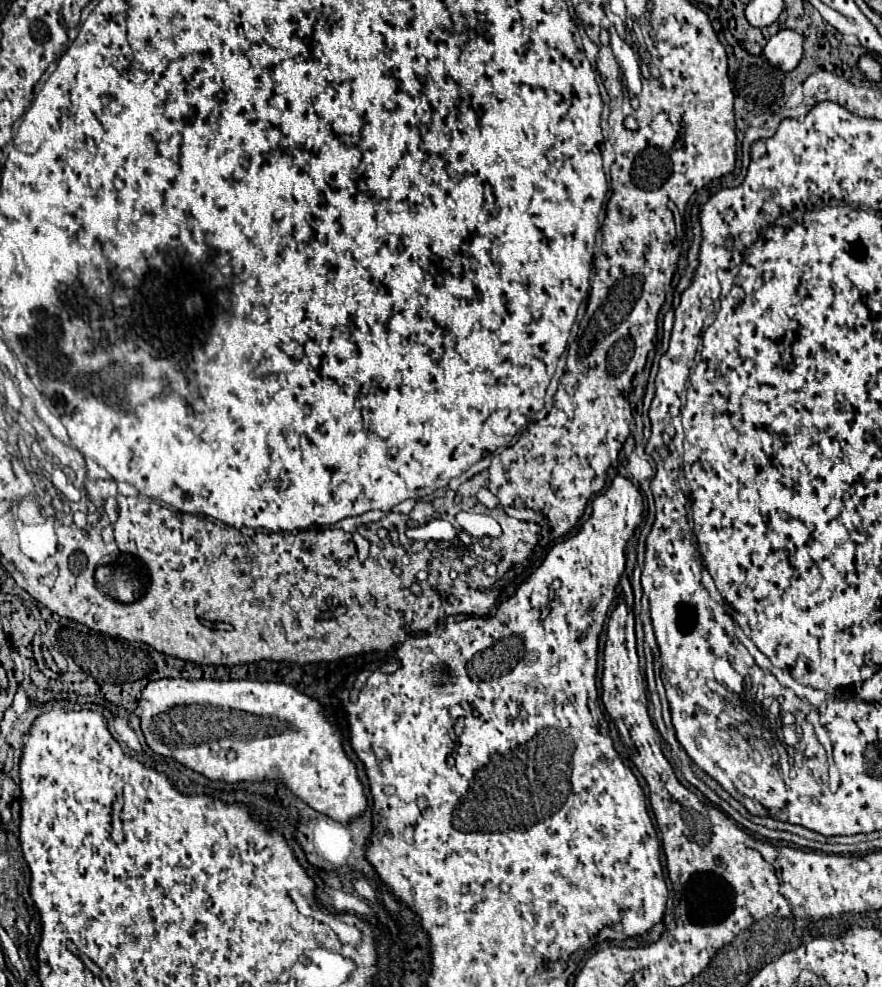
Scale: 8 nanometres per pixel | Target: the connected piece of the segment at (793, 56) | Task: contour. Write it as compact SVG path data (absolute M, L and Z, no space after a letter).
M781 29L767 41L767 61L783 71L793 71L803 57L803 37L797 31Z

